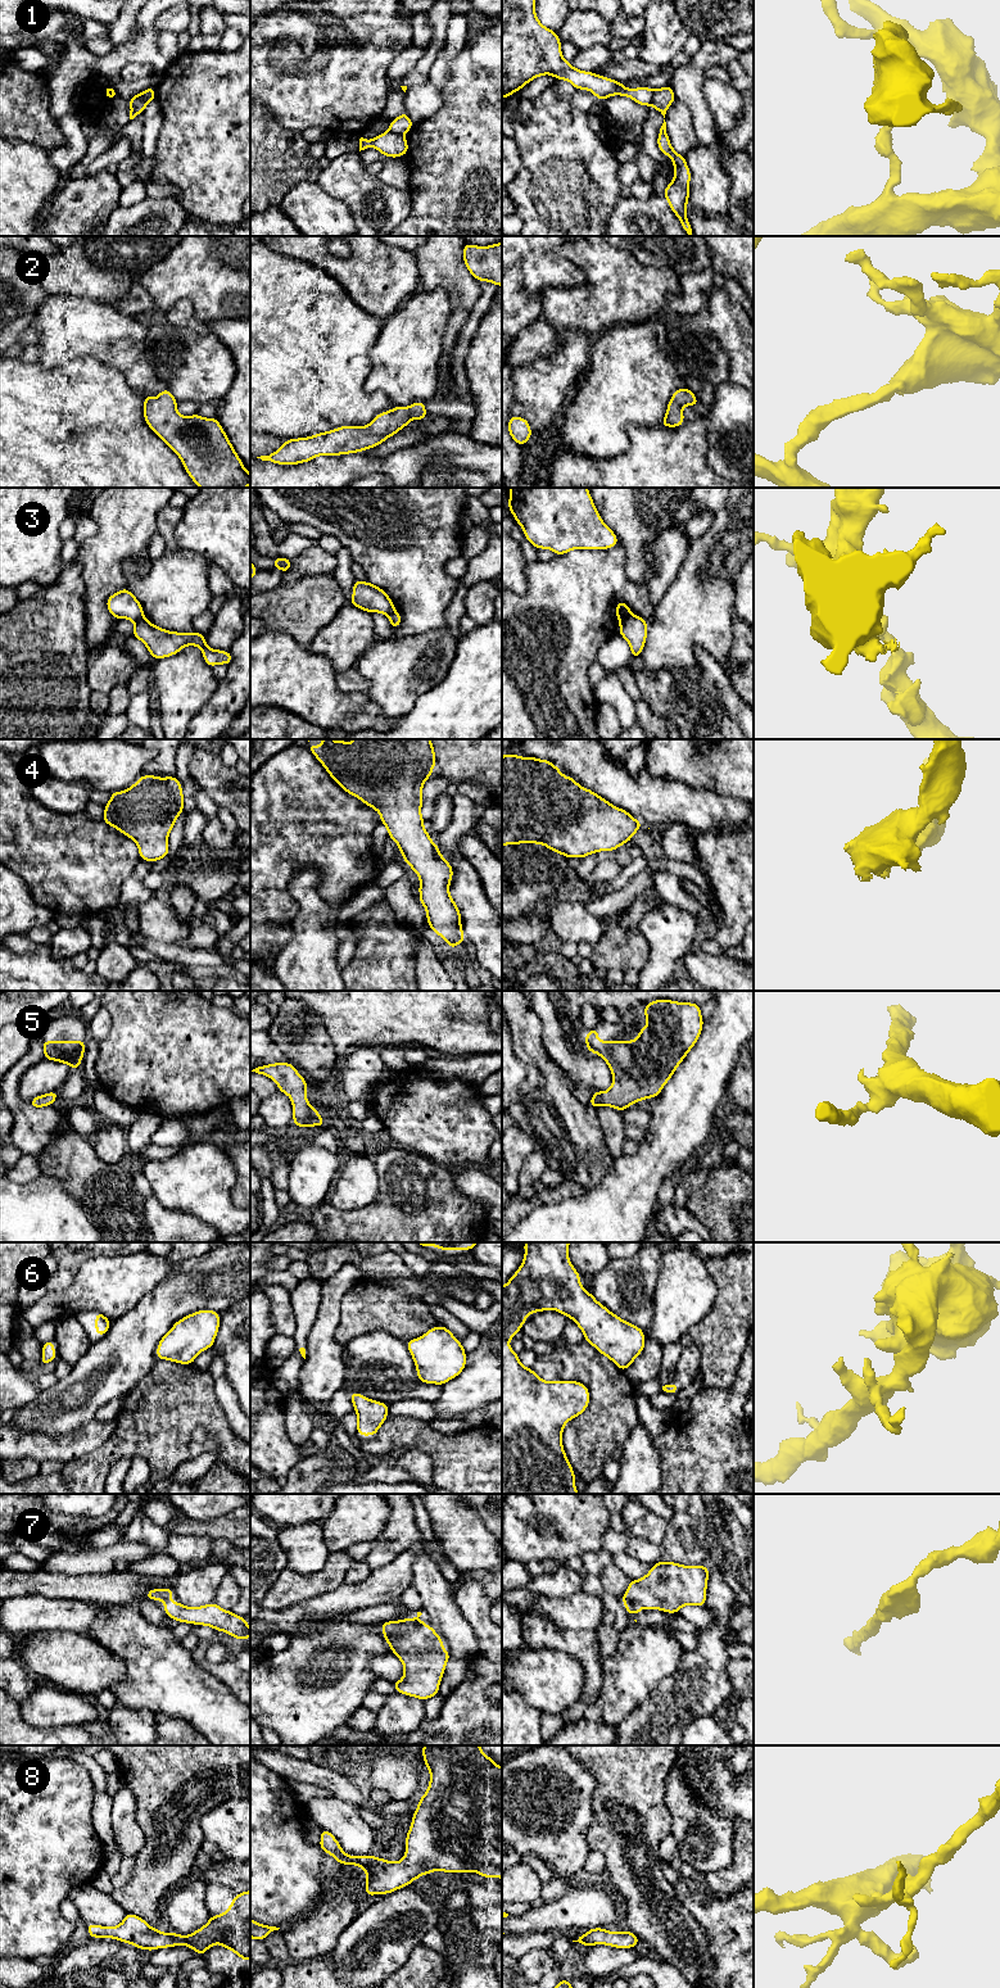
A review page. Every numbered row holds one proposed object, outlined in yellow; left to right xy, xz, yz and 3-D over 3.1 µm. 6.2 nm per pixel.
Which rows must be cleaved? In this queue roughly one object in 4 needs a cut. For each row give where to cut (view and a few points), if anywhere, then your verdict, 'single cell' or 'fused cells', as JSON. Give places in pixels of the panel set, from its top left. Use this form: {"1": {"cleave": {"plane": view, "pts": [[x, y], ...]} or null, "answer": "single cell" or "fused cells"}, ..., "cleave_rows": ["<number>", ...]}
{"1": {"cleave": {"plane": "yz", "pts": [[654, 90], [650, 104]]}, "answer": "fused cells"}, "2": {"cleave": null, "answer": "single cell"}, "3": {"cleave": {"plane": "yz", "pts": [[630, 612], [620, 624]]}, "answer": "fused cells"}, "4": {"cleave": null, "answer": "single cell"}, "5": {"cleave": null, "answer": "single cell"}, "6": {"cleave": null, "answer": "single cell"}, "7": {"cleave": null, "answer": "single cell"}, "8": {"cleave": null, "answer": "single cell"}, "cleave_rows": ["1", "3"]}

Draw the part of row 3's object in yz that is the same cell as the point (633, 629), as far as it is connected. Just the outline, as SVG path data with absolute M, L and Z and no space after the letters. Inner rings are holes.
M630 613L619 628L620 635L629 643L633 657L637 660L647 640L647 624L644 619Z

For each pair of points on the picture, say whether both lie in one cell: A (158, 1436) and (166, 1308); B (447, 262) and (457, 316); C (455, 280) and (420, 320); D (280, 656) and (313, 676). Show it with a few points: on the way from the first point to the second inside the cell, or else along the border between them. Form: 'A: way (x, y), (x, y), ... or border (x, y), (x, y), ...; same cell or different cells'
A: border (155, 1355), (152, 1368), (137, 1384); different cells
B: way (452, 275), (458, 282), (458, 303); same cell
C: border (420, 286), (447, 291), (451, 303), (449, 318); different cells
D: way (288, 664), (301, 676), (306, 676); same cell

